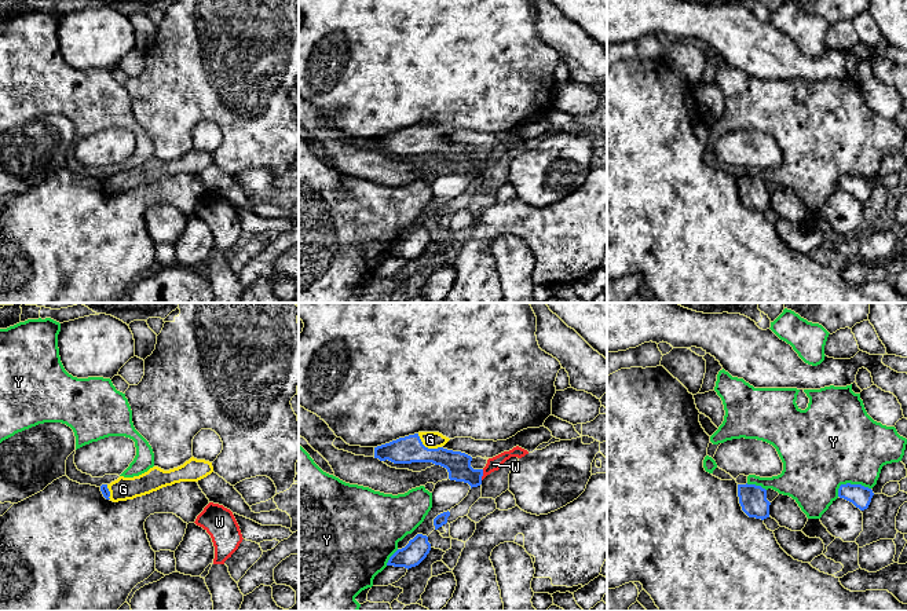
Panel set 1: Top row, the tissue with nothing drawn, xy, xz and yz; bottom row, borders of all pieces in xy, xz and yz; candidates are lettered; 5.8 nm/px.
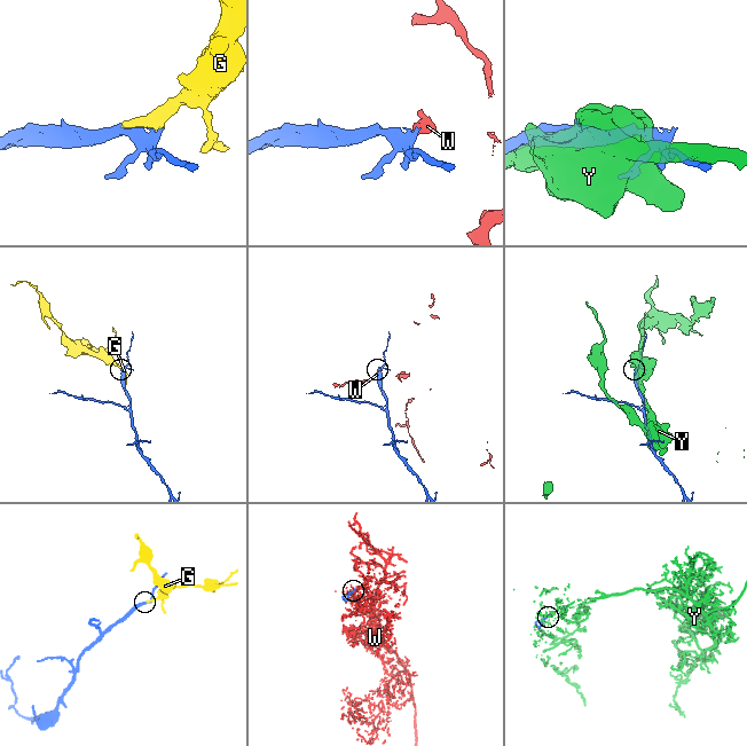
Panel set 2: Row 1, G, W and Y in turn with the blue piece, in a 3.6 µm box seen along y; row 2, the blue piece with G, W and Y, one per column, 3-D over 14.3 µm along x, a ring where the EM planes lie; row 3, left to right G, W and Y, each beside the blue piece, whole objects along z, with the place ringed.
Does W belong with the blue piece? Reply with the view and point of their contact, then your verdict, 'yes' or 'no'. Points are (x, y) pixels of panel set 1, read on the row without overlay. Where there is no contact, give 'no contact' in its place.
meets blue in xz at (482, 167); no

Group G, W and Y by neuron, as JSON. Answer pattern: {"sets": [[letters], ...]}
{"sets": [["G"], ["W"], ["Y"]]}

